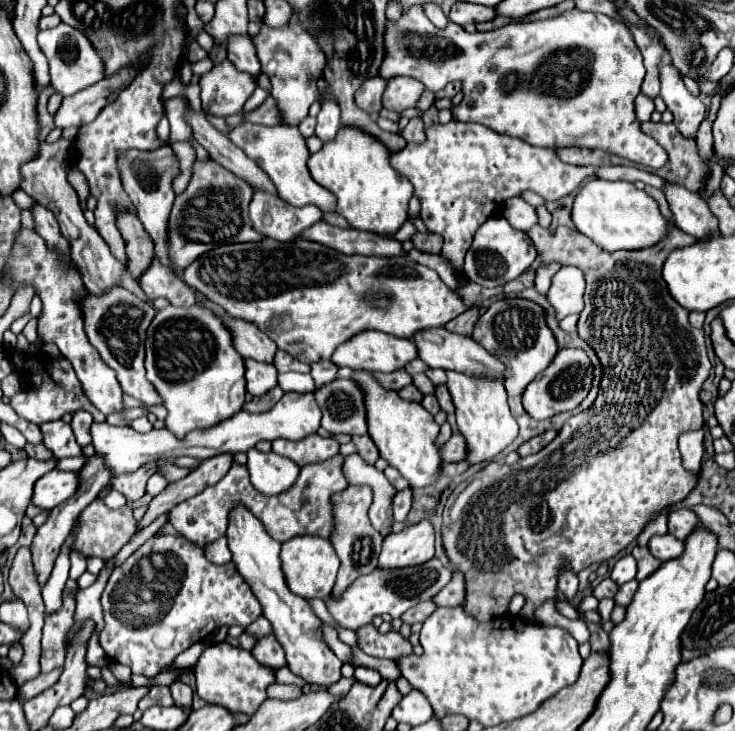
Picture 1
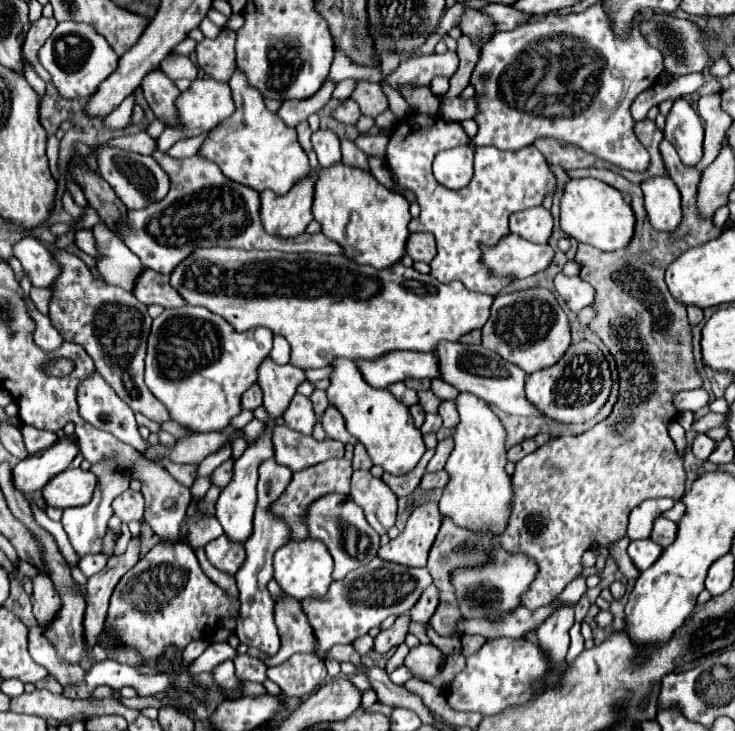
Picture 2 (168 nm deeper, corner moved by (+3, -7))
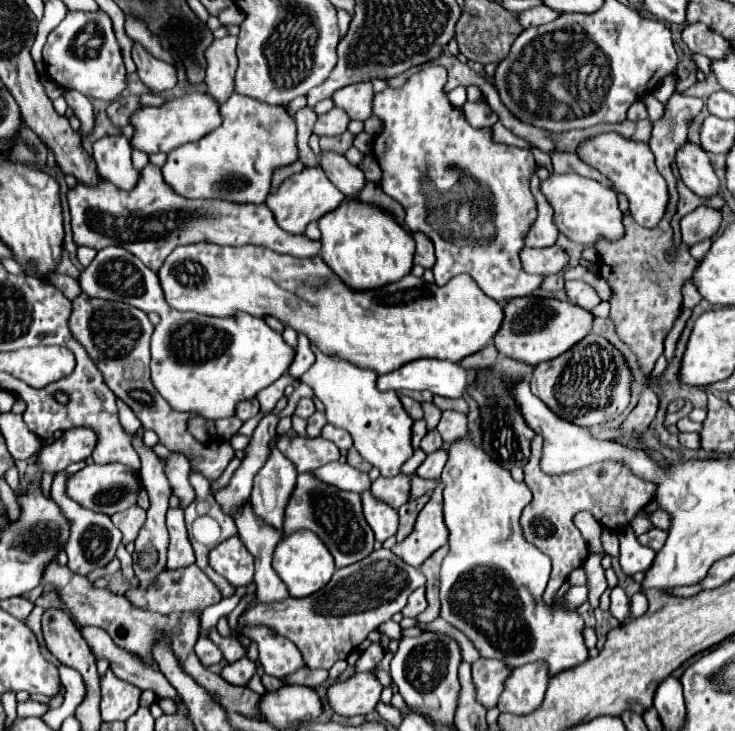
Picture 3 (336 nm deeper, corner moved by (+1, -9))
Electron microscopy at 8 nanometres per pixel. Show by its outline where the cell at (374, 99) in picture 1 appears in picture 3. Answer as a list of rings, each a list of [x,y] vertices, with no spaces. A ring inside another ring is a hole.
[[[333,107],[329,113],[319,115],[313,133],[317,133],[317,135],[329,135],[329,137],[341,135],[343,131],[347,131],[349,121],[351,121],[351,119],[349,119],[349,115],[347,115],[343,109]]]

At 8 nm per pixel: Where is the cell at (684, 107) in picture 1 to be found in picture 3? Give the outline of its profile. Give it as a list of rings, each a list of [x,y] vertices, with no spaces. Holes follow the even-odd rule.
[[[685,141],[675,157],[683,183],[701,197],[711,197],[719,191],[719,179],[711,167],[709,153],[691,141]]]

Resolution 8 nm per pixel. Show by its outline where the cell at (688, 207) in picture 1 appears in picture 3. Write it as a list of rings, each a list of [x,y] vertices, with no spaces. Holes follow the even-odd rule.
[[[605,133],[605,135],[585,141],[585,145],[581,145],[581,149],[577,153],[587,165],[599,169],[605,177],[609,177],[615,191],[621,191],[623,195],[627,195],[629,211],[639,225],[653,229],[661,223],[661,219],[665,217],[665,211],[667,211],[669,191],[667,191],[665,179],[661,177],[661,173],[655,167],[649,145],[623,139],[617,133]]]

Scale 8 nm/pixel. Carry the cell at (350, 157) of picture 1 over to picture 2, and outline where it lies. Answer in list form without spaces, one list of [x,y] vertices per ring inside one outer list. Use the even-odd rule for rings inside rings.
[[[337,163],[335,167],[321,169],[311,213],[321,225],[323,233],[341,245],[341,255],[355,259],[359,265],[371,265],[375,269],[387,269],[401,261],[405,255],[405,243],[409,237],[409,203],[405,197],[391,193],[377,183],[371,173],[357,171]]]

